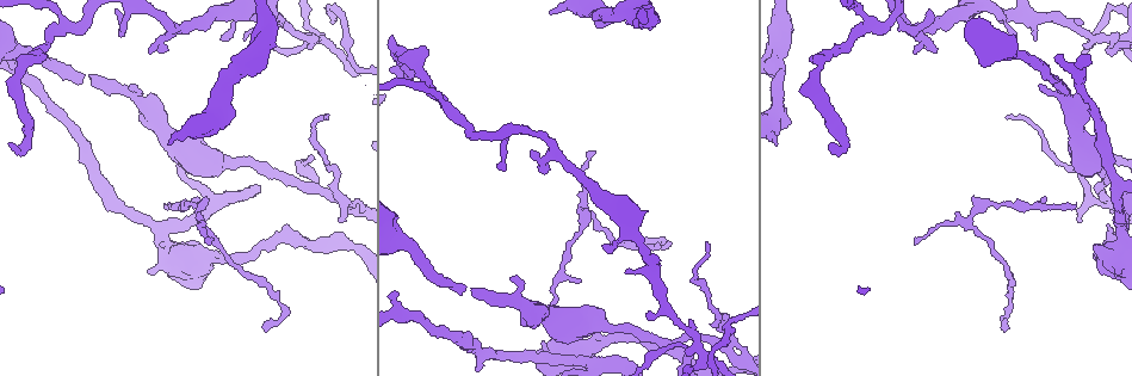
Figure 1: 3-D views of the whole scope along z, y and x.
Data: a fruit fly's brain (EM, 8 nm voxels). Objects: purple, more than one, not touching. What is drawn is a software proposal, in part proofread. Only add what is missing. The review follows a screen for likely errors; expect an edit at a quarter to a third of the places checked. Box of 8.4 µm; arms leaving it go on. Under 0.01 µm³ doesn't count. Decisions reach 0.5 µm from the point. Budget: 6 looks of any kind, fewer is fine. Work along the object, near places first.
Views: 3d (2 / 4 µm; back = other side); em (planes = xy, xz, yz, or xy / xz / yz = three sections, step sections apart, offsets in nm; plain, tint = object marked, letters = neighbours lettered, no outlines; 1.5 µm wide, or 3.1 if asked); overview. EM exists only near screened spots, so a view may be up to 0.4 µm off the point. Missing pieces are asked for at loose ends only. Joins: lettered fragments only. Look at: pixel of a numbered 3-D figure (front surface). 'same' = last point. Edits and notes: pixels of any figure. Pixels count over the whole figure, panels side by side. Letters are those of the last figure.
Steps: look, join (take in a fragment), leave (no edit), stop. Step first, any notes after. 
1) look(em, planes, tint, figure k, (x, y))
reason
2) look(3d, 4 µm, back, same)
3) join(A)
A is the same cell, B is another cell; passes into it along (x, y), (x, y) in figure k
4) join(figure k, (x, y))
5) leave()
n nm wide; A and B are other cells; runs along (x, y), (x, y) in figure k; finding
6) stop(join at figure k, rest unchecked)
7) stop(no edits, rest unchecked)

look(em, planes, letters, figure 1, (1075, 209))
free end

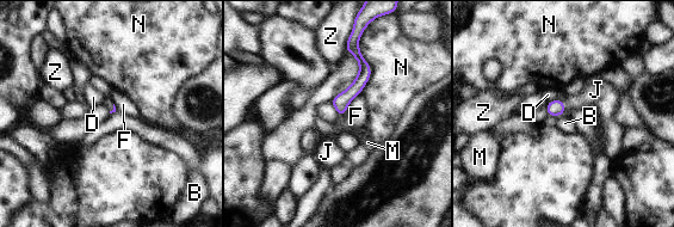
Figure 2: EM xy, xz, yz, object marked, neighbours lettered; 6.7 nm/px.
join(J)
N touches over 400 nm; J is the same cell, B, D, F, M, N and Z are other cells; it goes on there

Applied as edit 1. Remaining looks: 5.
look(3d, 2 µm, figure 1, (264, 325))
free end

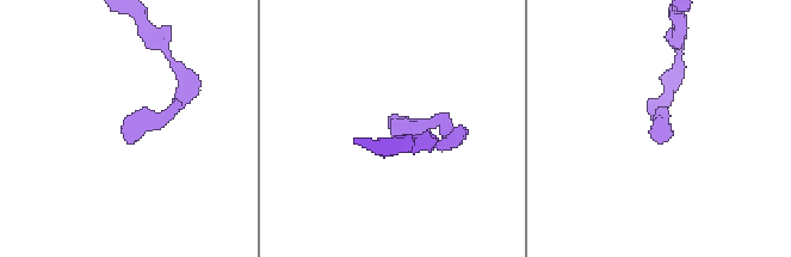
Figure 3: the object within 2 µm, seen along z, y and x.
look(em, planes, letters, figure 3, (123, 128))
need the tissue

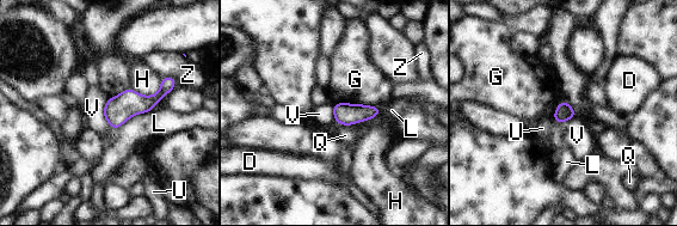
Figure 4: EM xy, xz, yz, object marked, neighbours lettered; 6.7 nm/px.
leave()
120 nm wide; D, G, H, L, Q, U, V and Z are other cells; none of them fits

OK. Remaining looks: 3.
look(em, xy, step 8, letters, figure 1, (222, 40))
branch stops here

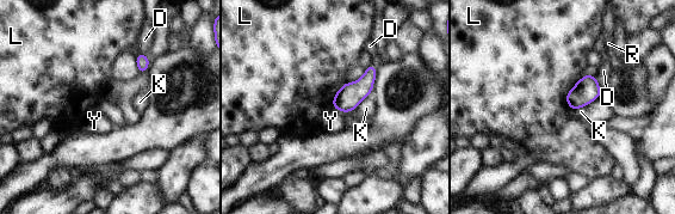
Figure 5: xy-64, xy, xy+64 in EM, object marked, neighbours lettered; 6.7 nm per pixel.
leave()
D, K, L, R and Y are other cells; border along (332, 106), (341, 112) in figure 5; no lettered fragment goes on from it

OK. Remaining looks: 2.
stop(join at figure 2, rest unchecked)

